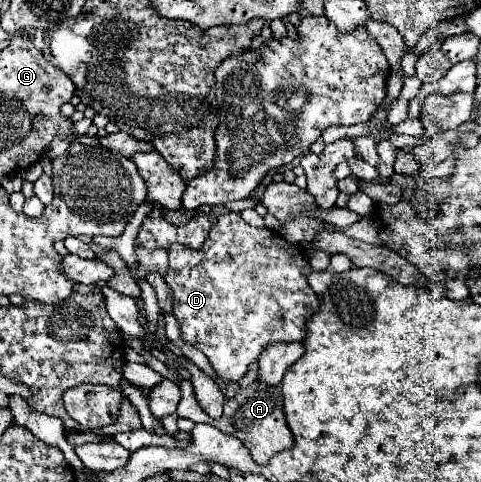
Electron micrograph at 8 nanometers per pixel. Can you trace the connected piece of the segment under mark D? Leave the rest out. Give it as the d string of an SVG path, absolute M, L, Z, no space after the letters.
M225 213L213 221L209 239L203 241L199 249L173 243L167 251L169 271L165 281L173 289L173 313L181 323L181 337L185 343L205 353L211 367L225 383L239 381L269 343L293 343L305 339L307 321L317 313L319 299L307 283L311 265L299 245L289 243L271 229L247 225L239 213Z

